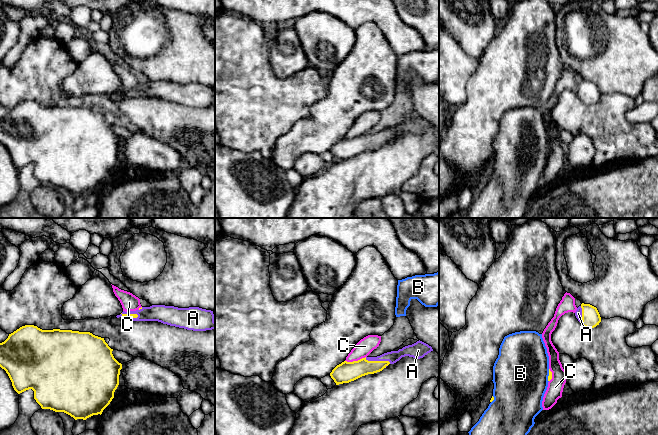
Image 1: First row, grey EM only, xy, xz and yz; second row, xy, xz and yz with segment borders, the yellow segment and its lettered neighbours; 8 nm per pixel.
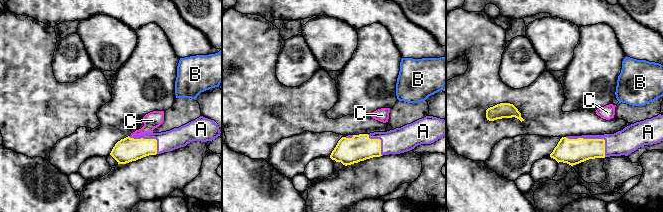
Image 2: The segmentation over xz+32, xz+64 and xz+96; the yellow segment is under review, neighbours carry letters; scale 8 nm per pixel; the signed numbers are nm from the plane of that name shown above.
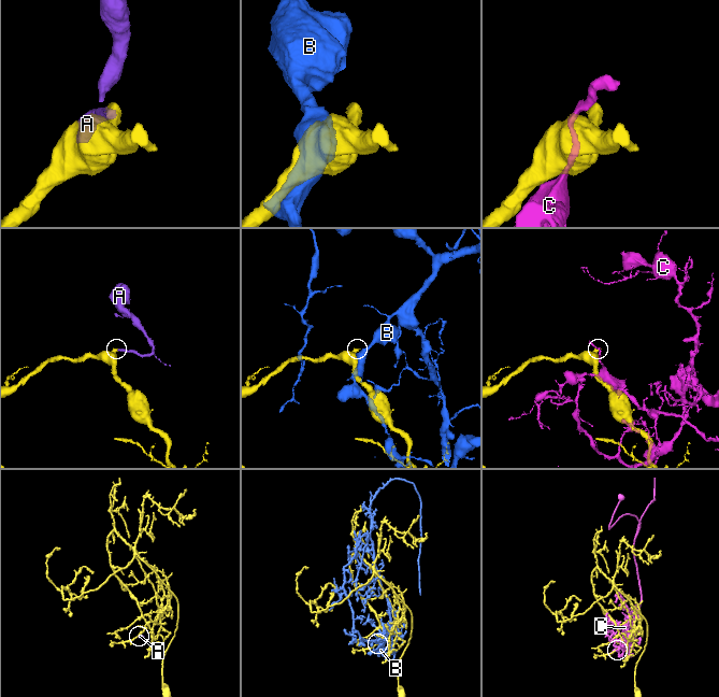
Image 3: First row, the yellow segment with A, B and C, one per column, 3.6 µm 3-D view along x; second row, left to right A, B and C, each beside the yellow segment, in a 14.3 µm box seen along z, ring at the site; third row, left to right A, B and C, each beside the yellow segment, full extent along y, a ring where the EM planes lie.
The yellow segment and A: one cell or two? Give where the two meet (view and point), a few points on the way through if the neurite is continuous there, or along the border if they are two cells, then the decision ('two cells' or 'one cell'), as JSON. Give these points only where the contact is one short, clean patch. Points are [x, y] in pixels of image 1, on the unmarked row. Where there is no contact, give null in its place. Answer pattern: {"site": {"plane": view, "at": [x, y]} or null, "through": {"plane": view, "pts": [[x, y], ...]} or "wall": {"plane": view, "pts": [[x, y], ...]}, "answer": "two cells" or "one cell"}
{"site": {"plane": "xz", "at": [378, 137]}, "through": {"plane": "xz", "pts": [[349, 147], [373, 141], [378, 137], [383, 137], [393, 132]]}, "answer": "one cell"}

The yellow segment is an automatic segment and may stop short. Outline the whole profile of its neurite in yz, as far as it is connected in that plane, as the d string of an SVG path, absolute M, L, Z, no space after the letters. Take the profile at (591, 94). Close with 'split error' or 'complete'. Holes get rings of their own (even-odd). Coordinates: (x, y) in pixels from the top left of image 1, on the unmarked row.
M582 79L576 86L575 92L586 104L594 104L601 98L600 90L596 83Z; split error

